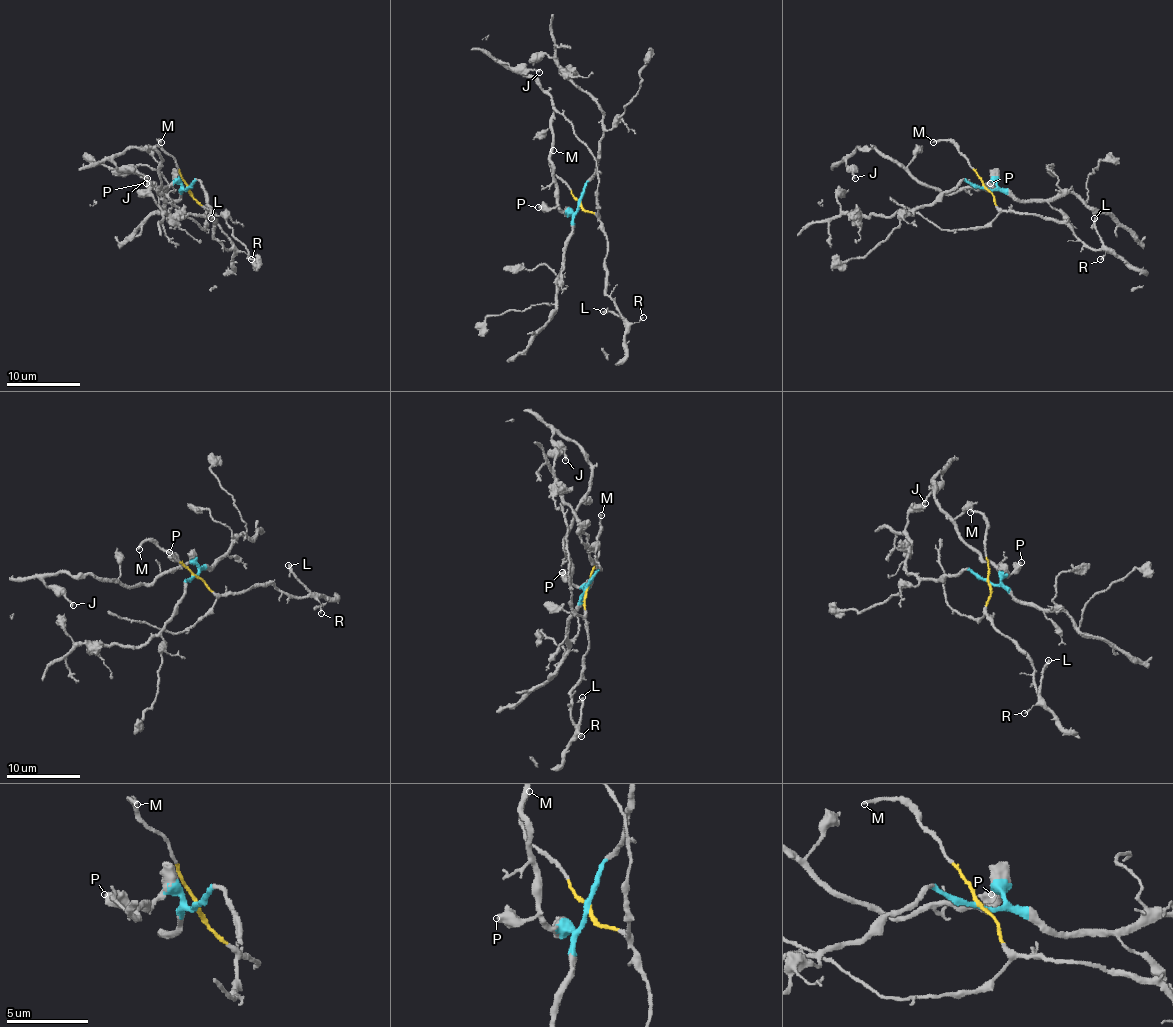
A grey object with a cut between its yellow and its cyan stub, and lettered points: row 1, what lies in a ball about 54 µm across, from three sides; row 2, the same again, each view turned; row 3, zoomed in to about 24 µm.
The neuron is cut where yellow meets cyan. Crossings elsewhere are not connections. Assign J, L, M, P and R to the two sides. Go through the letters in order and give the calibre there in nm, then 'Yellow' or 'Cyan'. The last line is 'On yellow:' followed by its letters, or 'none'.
J: Thickness 200 nm. Cyan
L: Thickness 240 nm. Yellow
M: Thickness 200 nm. Yellow
P: Thickness 550 nm. Cyan
R: Thickness 160 nm. Yellow
On yellow: L, M, R

